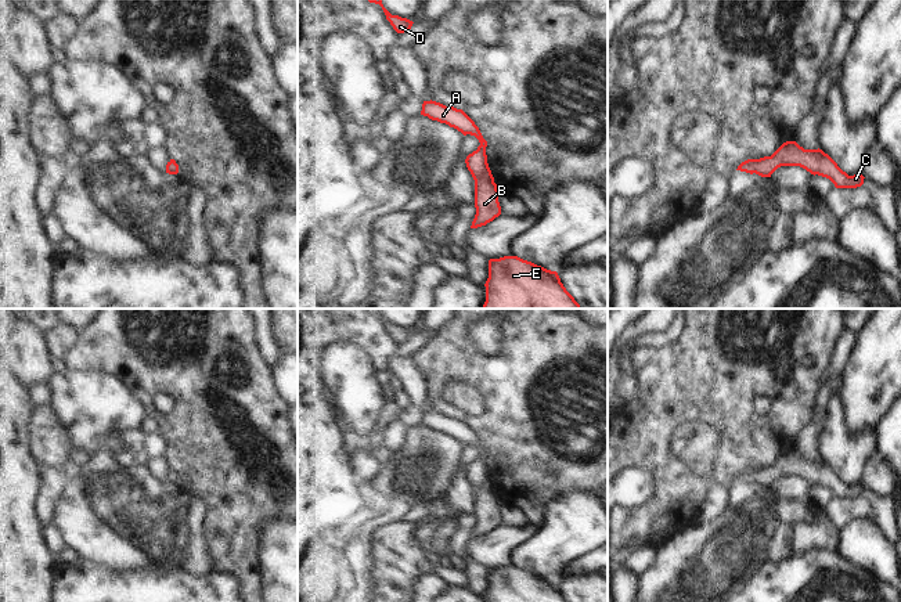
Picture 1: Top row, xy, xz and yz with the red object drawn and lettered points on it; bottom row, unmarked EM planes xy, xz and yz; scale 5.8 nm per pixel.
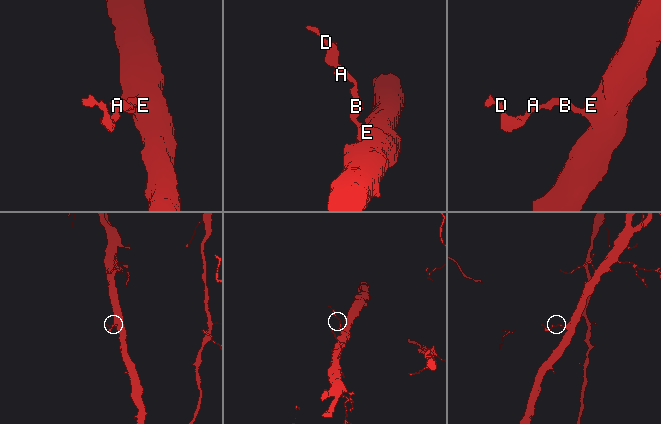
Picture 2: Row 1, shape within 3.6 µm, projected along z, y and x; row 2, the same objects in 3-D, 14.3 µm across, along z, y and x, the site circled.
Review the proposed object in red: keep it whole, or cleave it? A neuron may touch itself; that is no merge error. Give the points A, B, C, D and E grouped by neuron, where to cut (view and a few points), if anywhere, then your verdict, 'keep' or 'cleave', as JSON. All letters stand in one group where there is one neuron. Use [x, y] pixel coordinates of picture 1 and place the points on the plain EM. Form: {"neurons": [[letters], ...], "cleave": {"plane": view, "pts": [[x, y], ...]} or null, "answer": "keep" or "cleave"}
{"neurons": [["A", "B", "C", "D", "E"]], "cleave": null, "answer": "keep"}

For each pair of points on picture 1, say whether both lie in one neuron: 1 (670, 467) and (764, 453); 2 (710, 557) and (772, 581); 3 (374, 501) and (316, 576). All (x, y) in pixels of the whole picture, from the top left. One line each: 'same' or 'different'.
1: same
2: different
3: same

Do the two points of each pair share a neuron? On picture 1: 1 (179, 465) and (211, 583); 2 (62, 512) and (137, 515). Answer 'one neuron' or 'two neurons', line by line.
1: two neurons
2: one neuron

